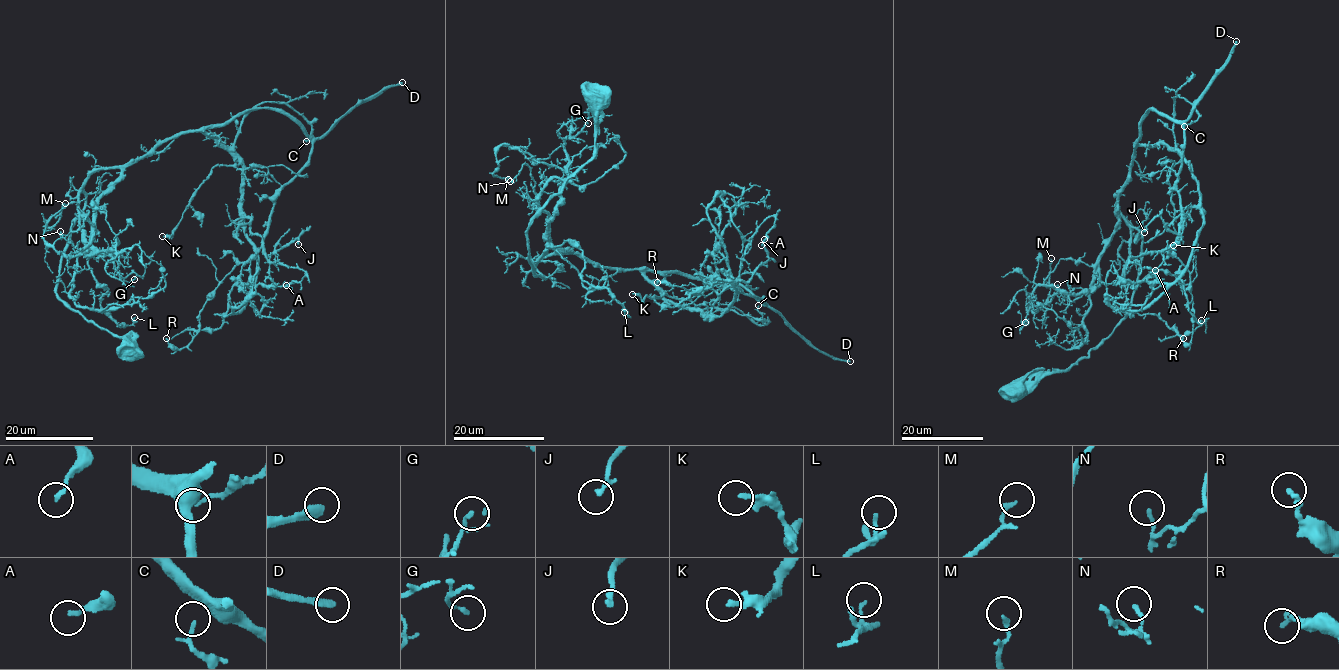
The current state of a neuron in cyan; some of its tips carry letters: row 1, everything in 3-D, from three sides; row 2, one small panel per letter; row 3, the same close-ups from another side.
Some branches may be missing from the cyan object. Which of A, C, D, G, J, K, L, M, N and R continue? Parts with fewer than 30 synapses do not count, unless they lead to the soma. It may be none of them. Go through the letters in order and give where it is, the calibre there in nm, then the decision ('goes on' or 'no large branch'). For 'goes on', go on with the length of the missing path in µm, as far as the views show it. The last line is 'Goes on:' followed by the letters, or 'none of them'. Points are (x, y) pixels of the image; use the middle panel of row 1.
A: (761, 245) | 170 nm | no large branch
C: (758, 305) | 80 nm | no large branch
D: (850, 361) | 320 nm | goes on | 110 µm
G: (588, 123) | 170 nm | no large branch
J: (764, 239) | 240 nm | no large branch
K: (632, 294) | 200 nm | no large branch
L: (624, 312) | 130 nm | no large branch
M: (508, 179) | 200 nm | no large branch
N: (510, 181) | 160 nm | no large branch
R: (657, 282) | 240 nm | no large branch
Goes on: D

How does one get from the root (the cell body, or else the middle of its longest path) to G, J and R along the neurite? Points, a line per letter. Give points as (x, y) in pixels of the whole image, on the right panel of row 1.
G: (1015, 393), (1086, 358), (1127, 313), (1142, 240), (1118, 201), (1099, 281), (1038, 285), (1025, 322)
J: (1015, 393), (1127, 313), (1142, 240), (1118, 199), (1164, 143), (1199, 203), (1178, 241), (1144, 232)
R: (1015, 393), (1127, 313), (1138, 146), (1198, 188), (1169, 253), (1183, 338)

